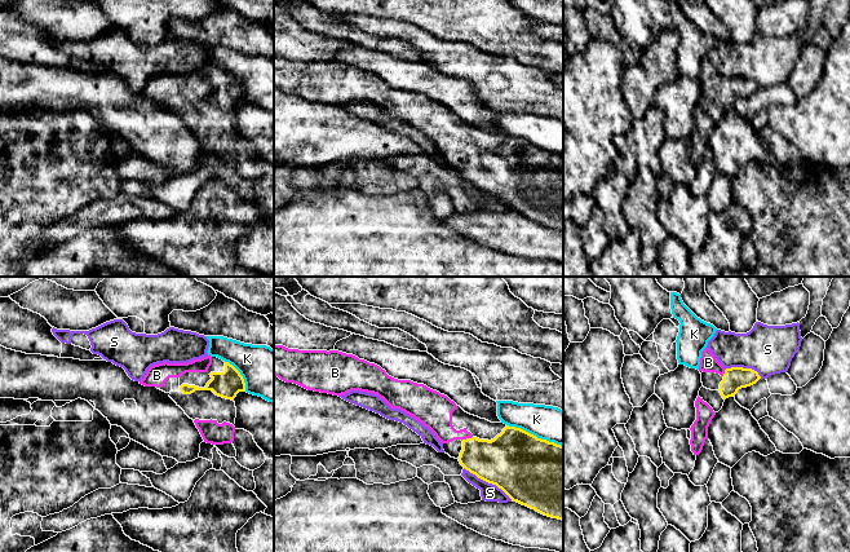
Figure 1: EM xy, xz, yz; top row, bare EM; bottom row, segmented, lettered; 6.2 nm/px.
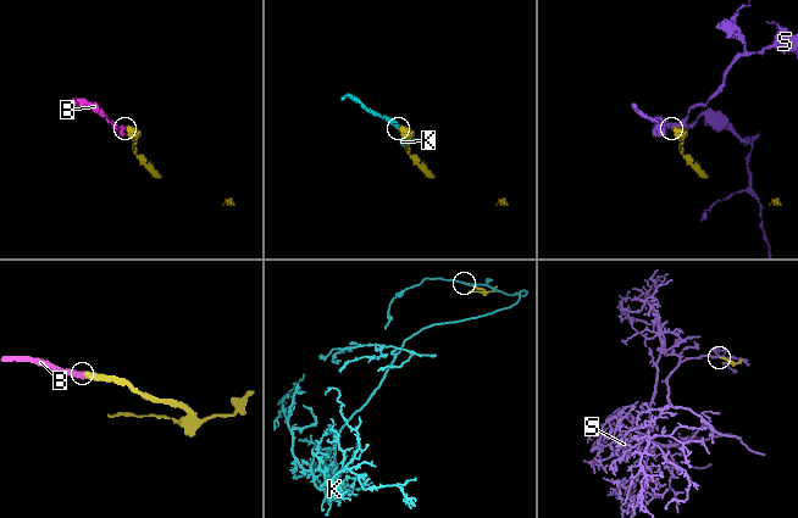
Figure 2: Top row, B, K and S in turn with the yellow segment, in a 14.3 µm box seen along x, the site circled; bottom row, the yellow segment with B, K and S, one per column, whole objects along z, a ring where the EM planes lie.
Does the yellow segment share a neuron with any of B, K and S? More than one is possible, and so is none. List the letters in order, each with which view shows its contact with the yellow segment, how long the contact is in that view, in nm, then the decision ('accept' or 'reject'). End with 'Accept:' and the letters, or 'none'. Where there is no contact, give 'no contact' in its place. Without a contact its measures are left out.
B: contact in xz; length 80 nm; accept
K: contact in xz; length 380 nm; reject
S: contact in xz; length 360 nm; reject
Accept: B

